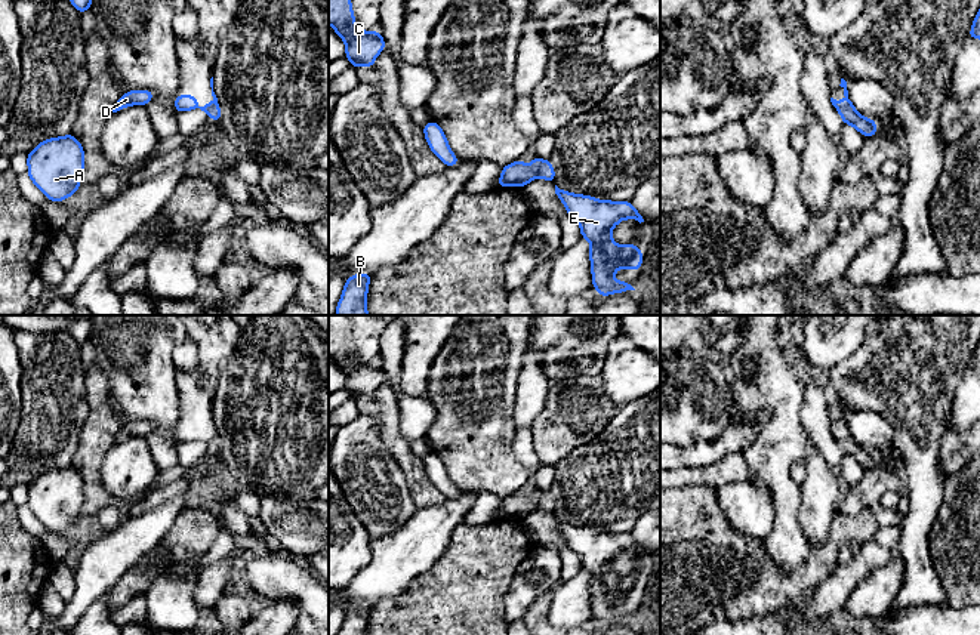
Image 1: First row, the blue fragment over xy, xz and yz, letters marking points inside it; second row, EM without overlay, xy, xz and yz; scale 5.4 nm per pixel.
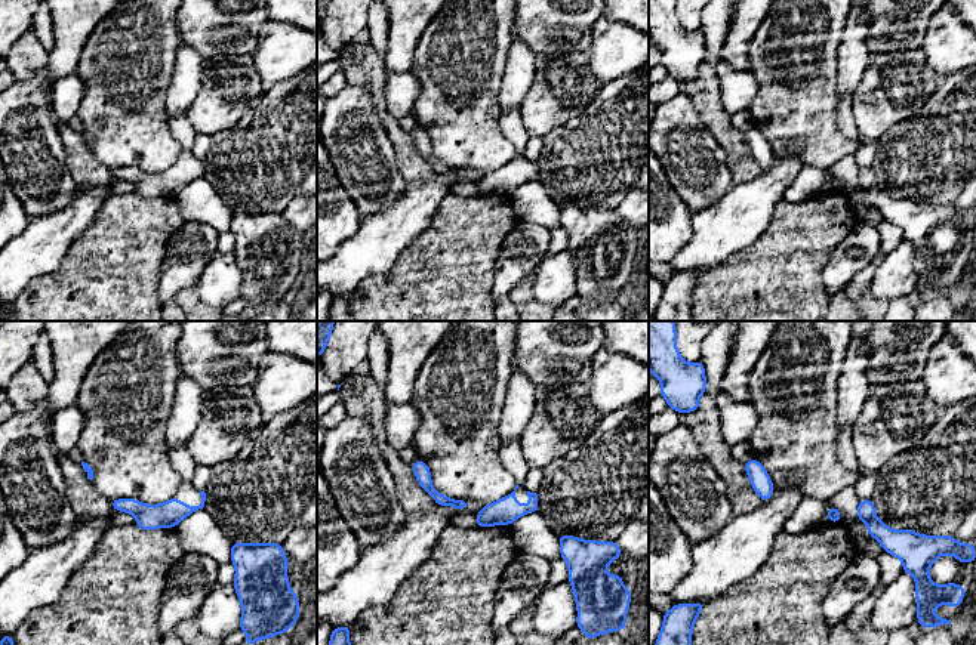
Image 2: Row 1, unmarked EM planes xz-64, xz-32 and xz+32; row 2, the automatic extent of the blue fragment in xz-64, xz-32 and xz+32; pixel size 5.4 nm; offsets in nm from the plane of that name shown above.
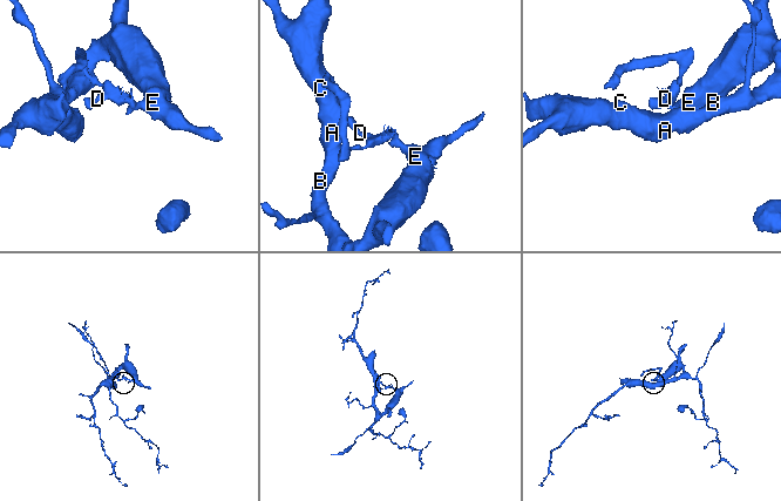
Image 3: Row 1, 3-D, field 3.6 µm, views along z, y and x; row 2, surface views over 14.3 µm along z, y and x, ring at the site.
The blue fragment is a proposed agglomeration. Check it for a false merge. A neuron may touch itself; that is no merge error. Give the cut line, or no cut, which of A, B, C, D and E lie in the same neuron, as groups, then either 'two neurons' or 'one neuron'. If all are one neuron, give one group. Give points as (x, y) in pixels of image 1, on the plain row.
xz (545, 492), (536, 508) | A B C E / D | two neurons

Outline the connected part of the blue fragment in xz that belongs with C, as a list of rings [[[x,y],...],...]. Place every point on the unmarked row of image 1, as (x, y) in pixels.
[[[329,315],[329,355],[345,373],[345,388],[354,400],[375,398],[376,388],[386,380],[382,364],[357,360],[351,337],[351,315]]]

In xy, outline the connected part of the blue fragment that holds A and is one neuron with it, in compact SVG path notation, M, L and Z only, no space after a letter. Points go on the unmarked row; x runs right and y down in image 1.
M70 465L44 471L27 486L27 506L49 533L64 533L80 520L84 483Z

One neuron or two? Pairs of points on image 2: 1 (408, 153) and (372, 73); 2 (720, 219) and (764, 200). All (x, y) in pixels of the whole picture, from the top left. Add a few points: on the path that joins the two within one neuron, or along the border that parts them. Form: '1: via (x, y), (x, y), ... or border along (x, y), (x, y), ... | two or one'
1: via (396, 133), (381, 111), (378, 92) | one
2: via (730, 219), (738, 219), (754, 203) | one

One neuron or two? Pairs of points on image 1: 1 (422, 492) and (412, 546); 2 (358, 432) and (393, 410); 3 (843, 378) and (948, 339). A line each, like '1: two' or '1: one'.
1: two
2: two
3: one

